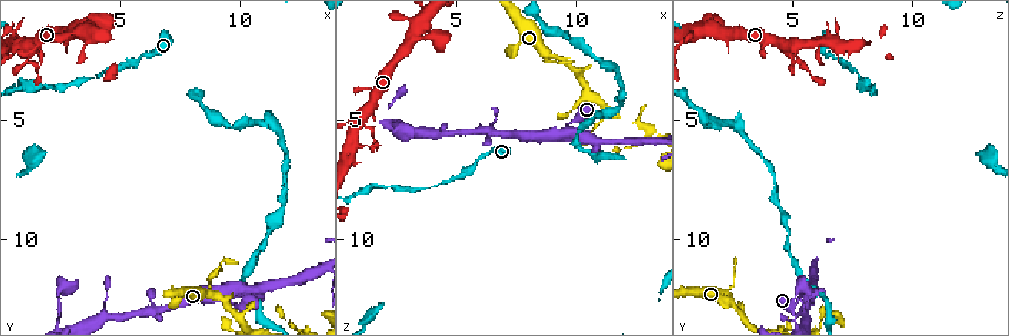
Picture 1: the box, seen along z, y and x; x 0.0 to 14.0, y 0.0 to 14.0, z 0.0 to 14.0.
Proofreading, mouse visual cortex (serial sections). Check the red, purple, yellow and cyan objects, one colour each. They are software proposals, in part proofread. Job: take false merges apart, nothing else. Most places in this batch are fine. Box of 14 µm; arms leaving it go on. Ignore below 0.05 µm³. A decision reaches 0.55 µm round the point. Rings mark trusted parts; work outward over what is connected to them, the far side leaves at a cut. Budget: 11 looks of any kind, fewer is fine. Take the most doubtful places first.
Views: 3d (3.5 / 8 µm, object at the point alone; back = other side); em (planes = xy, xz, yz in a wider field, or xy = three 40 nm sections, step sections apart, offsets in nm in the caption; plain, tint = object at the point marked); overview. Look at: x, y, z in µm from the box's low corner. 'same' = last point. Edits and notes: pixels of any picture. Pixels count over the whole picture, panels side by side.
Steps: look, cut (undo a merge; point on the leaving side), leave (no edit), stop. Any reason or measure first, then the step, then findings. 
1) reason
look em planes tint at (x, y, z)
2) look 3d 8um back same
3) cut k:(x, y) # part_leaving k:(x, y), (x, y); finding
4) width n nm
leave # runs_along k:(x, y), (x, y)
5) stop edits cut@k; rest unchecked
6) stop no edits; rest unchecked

abrupt turn
look 3d 8um at (1.2, 2.0, 4.8)

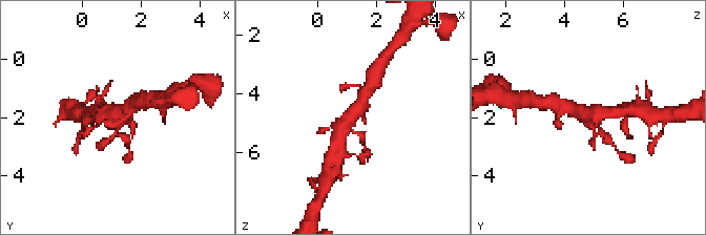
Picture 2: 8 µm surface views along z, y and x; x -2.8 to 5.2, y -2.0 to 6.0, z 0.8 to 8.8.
look em planes tint at (1.1, 2.0, 4.8)

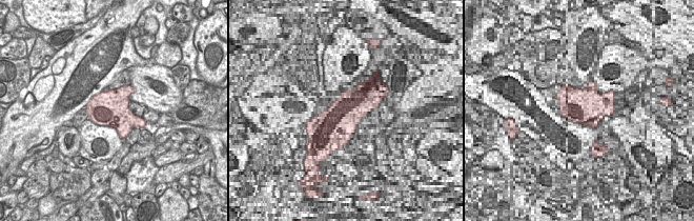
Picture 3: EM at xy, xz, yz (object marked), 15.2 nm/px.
leave # runs_along 2:(366, 93), (336, 143); all the same cell

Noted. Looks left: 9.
thin neck
look 3d 3.5um at (1.8, 3.6, 7.8)

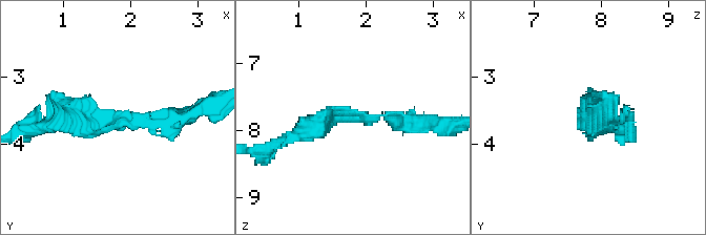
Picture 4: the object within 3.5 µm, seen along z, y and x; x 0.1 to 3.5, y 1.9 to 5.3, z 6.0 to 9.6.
look em xy step 3 tint at (1.85, 3.60, 7.85)

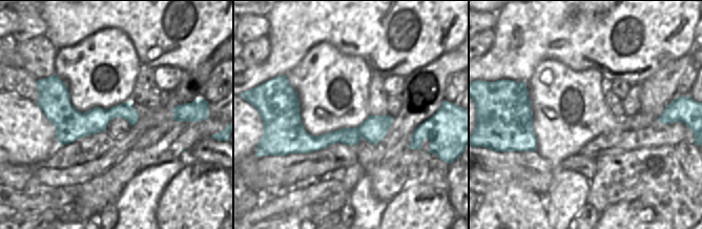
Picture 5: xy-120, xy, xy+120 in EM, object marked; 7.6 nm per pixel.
leave # continuous, no second cell

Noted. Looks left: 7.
sharp bend
look 3d 3.5um at (8.7, 12.2, 2.3)

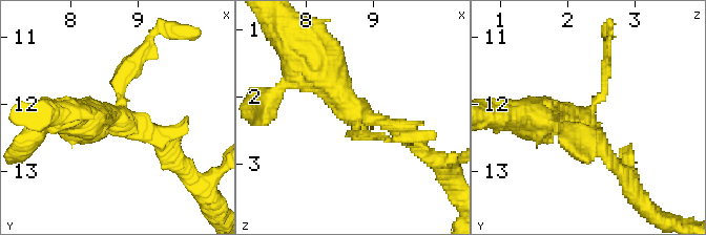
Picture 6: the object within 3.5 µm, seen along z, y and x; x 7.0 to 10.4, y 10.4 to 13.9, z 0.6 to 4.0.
now the EM
look em xy step 2 plain at (8.75, 12.10, 2.30)

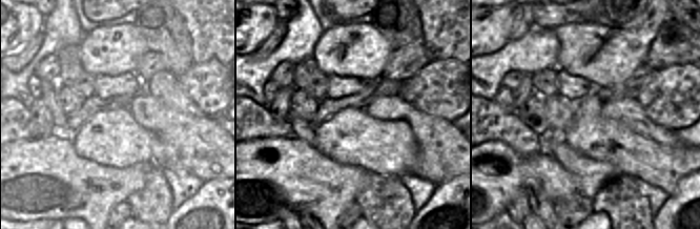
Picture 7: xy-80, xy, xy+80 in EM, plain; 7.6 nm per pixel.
with the object marked
look em xy step 2 tint same

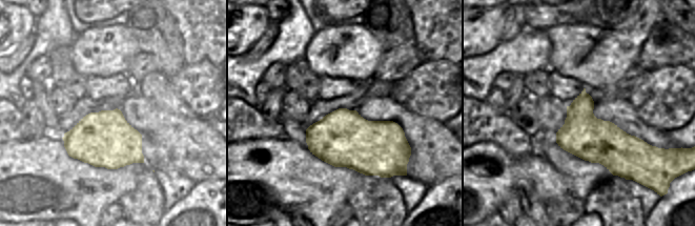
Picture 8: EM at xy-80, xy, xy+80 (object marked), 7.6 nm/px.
leave # runs_along 6:(542, 119), (582, 122), (604, 92), (606, 54); continuous, no second cell

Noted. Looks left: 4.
sudden change in width
look em xy step 5 tint at (9.7, 12.2, 5.4)

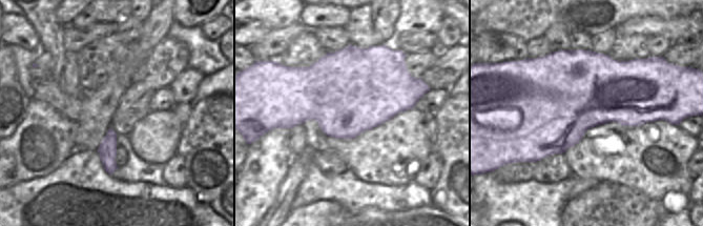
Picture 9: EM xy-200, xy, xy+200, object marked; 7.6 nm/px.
look 3d 3.5um same

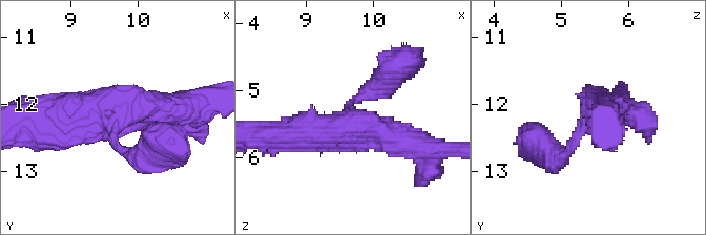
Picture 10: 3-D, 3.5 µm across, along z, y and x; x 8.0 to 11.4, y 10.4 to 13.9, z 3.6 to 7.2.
arm_widths 250, 450, 500 nm
leave # runs_along 10:(379, 84), (337, 132), (283, 134); all the same cell

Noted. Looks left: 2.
stop no edits; rest unchecked

